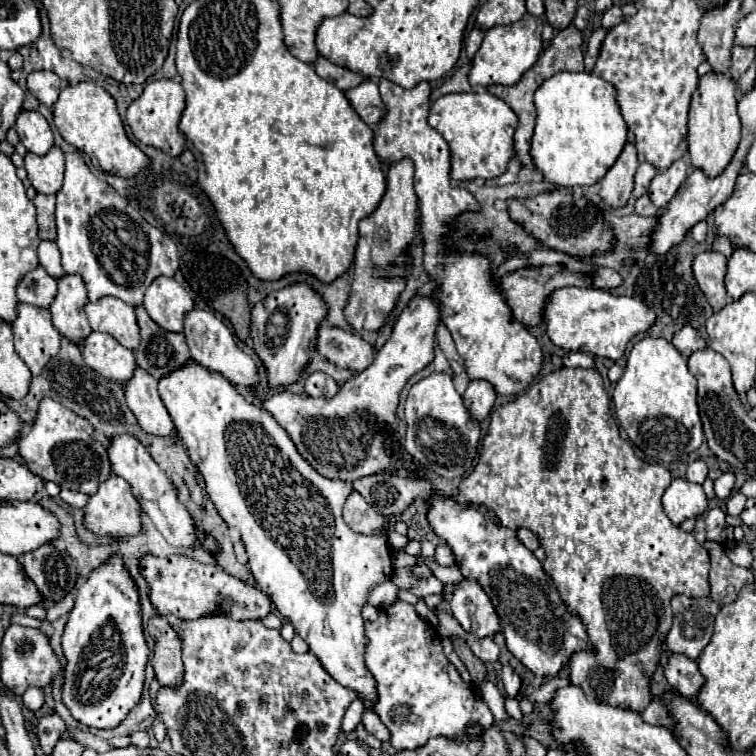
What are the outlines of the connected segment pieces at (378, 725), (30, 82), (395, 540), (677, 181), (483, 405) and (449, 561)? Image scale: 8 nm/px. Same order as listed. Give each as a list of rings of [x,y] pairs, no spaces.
[[[365,709],[361,721],[363,721],[365,729],[367,729],[369,733],[373,733],[377,739],[381,739],[381,741],[389,741],[389,729],[381,723],[379,715],[377,715],[373,709]]]
[[[33,71],[27,77],[27,87],[41,103],[51,109],[61,93],[61,79],[53,71]]]
[[[391,517],[391,531],[389,531],[389,543],[393,545],[393,551],[395,553],[399,553],[399,551],[403,551],[405,547],[407,547],[407,543],[409,543],[409,539],[405,537],[405,535],[399,535],[397,531],[393,531],[393,525],[395,525],[395,517]]]
[[[683,159],[675,161],[667,171],[661,171],[653,177],[653,183],[649,185],[649,197],[653,201],[653,205],[663,211],[667,207],[667,203],[677,195],[679,187],[685,183],[687,179],[687,163]]]
[[[471,381],[467,391],[463,393],[463,403],[469,409],[469,413],[481,423],[489,415],[495,397],[497,395],[487,381]]]
[[[437,545],[437,551],[435,551],[435,563],[445,567],[445,565],[453,565],[455,559],[453,559],[453,553],[447,545]]]

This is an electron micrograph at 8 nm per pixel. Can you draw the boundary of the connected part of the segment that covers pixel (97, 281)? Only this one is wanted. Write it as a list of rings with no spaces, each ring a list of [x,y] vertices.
[[[79,151],[65,153],[65,179],[57,193],[55,225],[55,243],[63,257],[63,269],[65,273],[79,273],[83,277],[91,301],[113,295],[137,307],[155,277],[173,277],[179,269],[179,251],[171,237],[149,225],[125,197],[97,179]]]

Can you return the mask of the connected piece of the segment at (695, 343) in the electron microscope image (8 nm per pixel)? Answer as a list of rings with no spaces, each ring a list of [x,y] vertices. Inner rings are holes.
[[[681,327],[681,331],[677,331],[677,335],[673,335],[671,343],[685,355],[689,357],[693,351],[699,351],[703,347],[707,347],[705,339],[699,335],[697,329],[693,327]]]

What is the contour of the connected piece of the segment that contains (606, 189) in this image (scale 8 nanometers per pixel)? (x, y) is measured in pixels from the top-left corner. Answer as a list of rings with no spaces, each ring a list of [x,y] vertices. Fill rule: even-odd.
[[[627,143],[613,163],[613,167],[607,171],[607,175],[601,179],[601,197],[611,207],[623,207],[633,191],[633,175],[637,169],[637,151],[633,143]]]

